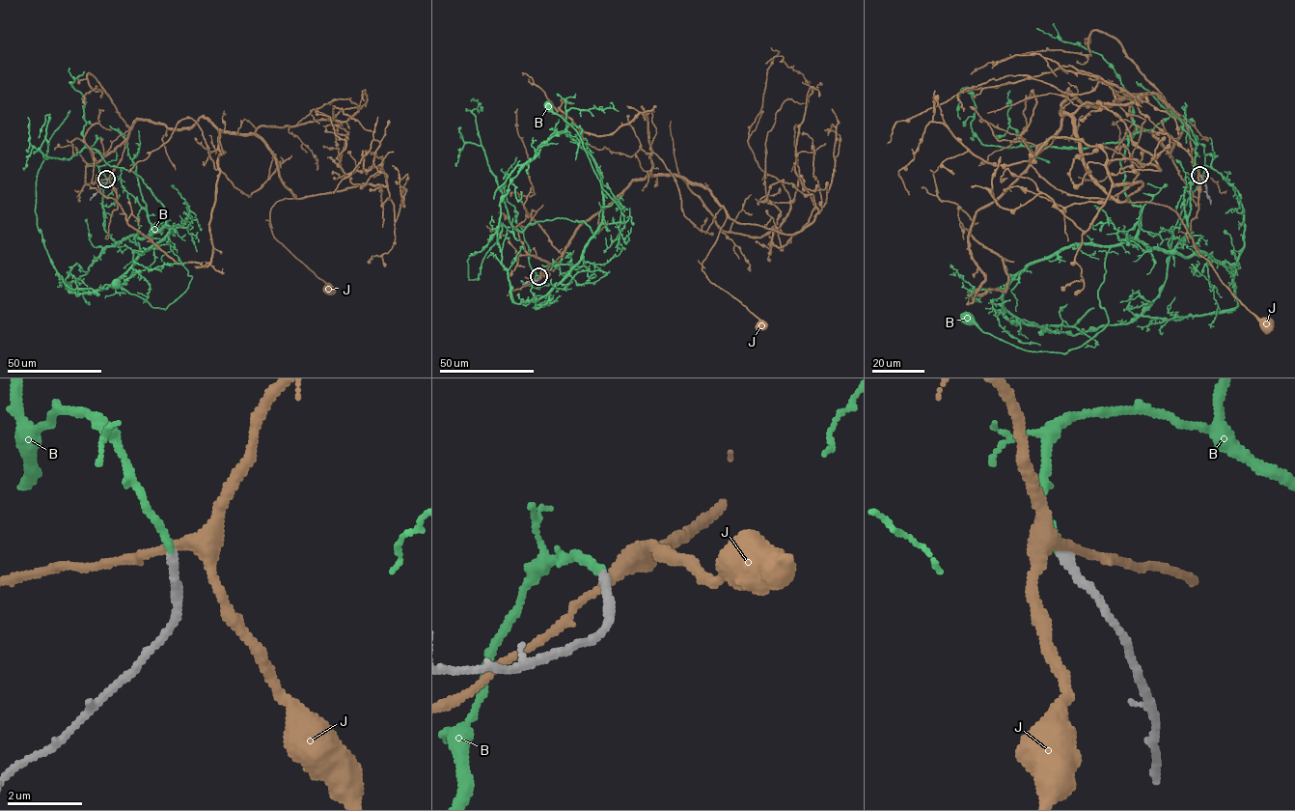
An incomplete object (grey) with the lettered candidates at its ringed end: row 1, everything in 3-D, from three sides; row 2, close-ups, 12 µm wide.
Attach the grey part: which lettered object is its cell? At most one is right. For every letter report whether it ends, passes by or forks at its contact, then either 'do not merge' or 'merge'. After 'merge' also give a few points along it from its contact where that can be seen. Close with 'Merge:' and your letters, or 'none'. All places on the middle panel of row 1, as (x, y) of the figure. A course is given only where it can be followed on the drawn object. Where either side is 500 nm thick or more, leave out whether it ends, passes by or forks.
B: it ends | merge | via (539, 276), (531, 292), (537, 308), (581, 259), (600, 207), (624, 207), (602, 187), (578, 132), (549, 107)
J: it passes by | do not merge
Merge: B

